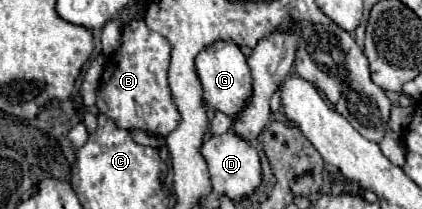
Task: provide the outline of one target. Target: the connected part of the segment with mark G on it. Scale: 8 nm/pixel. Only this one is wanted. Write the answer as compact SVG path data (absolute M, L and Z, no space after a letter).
M229 40L213 42L211 46L207 46L197 54L195 68L203 84L203 100L209 108L225 112L233 118L247 104L247 98L251 94L251 74L249 74L247 60L235 42Z

